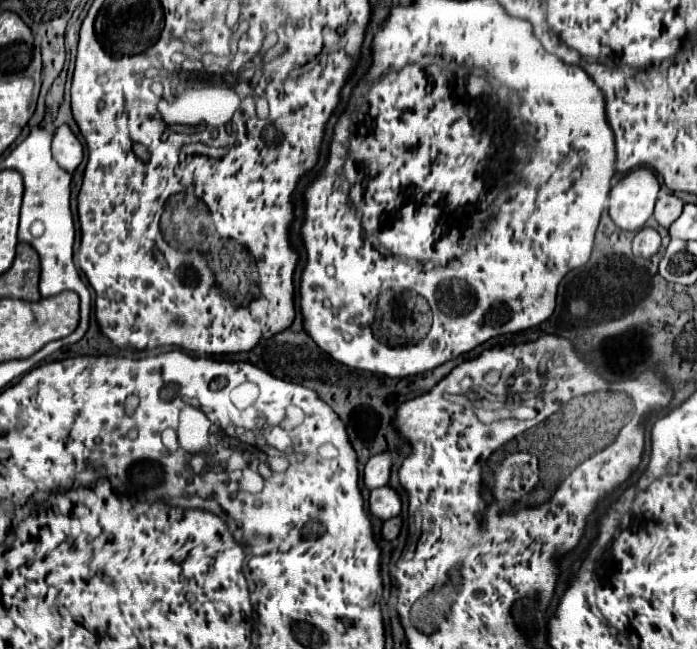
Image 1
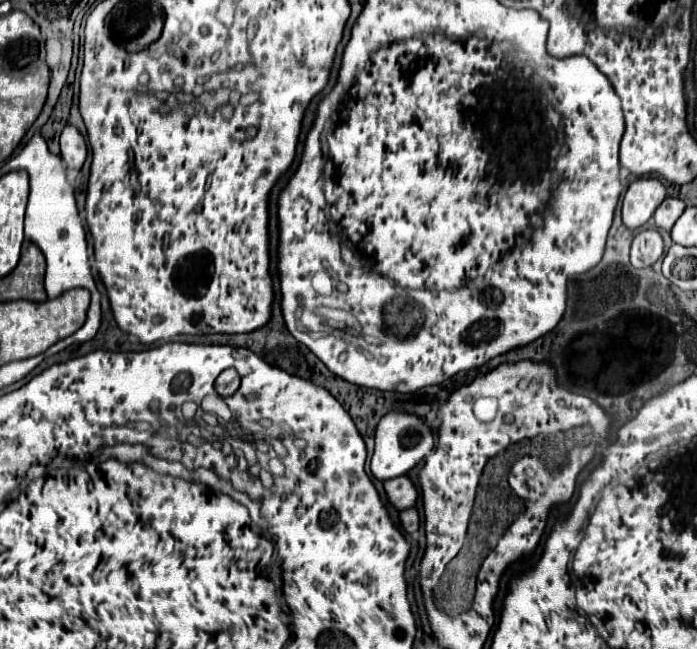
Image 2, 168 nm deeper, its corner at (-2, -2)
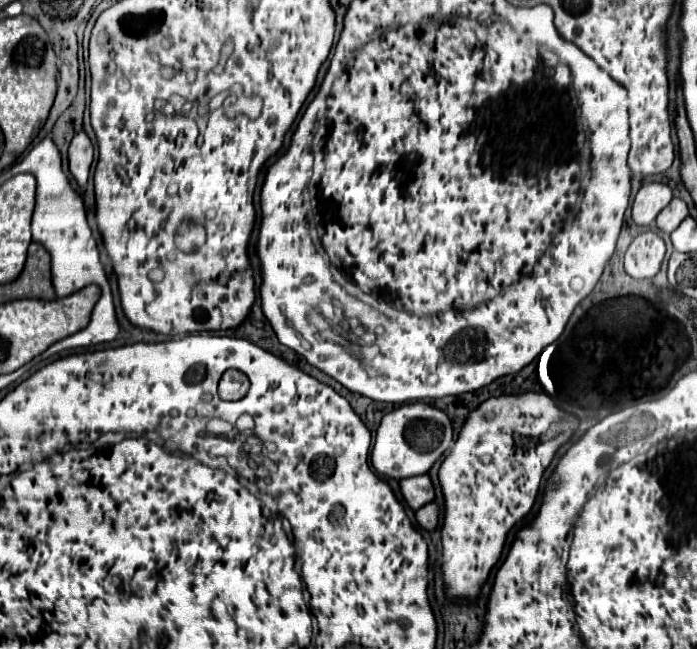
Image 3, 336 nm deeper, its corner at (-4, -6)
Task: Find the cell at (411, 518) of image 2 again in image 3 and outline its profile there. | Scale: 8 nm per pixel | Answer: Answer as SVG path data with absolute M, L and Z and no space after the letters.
M427 503L415 515L417 515L417 521L419 521L419 525L423 529L433 531L437 527L437 523L439 523L439 505L437 503Z

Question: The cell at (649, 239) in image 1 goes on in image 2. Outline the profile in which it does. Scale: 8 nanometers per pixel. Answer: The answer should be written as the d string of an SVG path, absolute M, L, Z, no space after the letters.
M645 229L635 235L631 245L633 267L651 267L661 255L663 255L663 239L657 231Z

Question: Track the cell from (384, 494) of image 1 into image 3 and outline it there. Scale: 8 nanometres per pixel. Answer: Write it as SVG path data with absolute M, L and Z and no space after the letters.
M417 475L417 477L407 477L401 481L401 495L407 501L411 509L421 509L423 505L431 503L435 499L435 489L431 483L429 475Z

